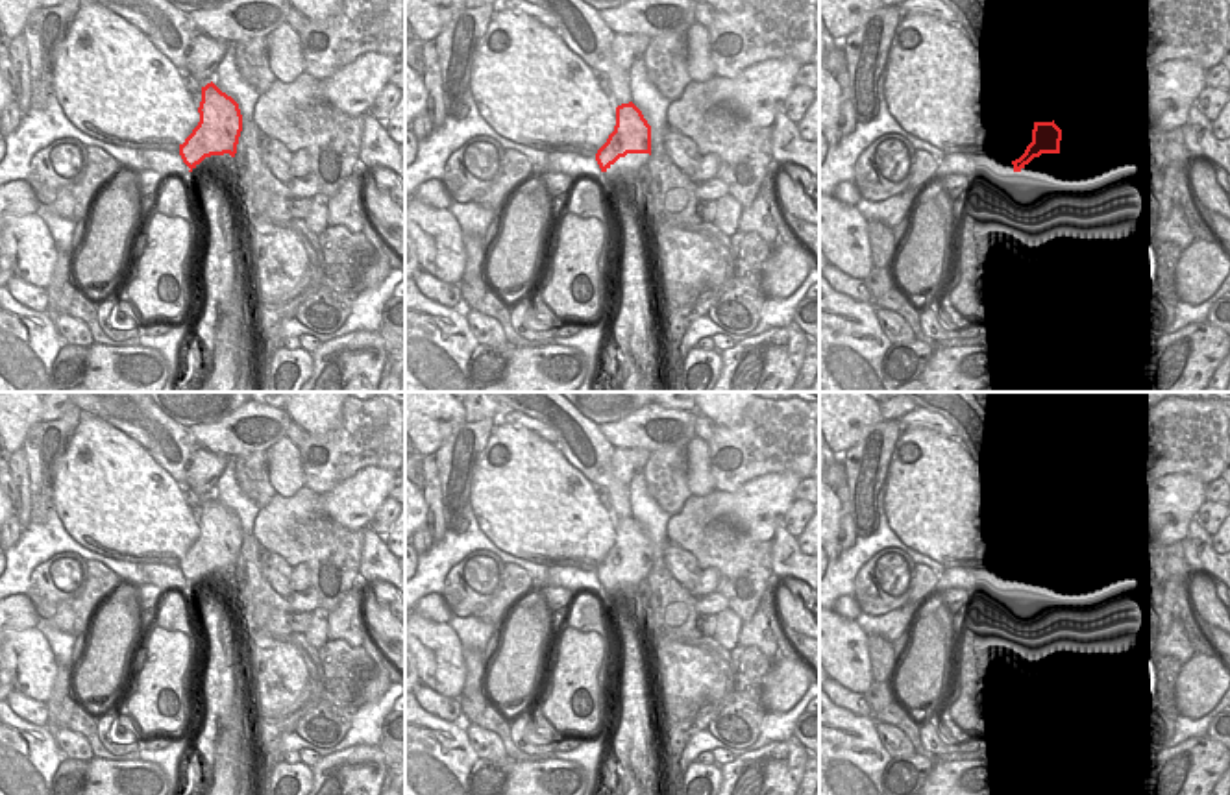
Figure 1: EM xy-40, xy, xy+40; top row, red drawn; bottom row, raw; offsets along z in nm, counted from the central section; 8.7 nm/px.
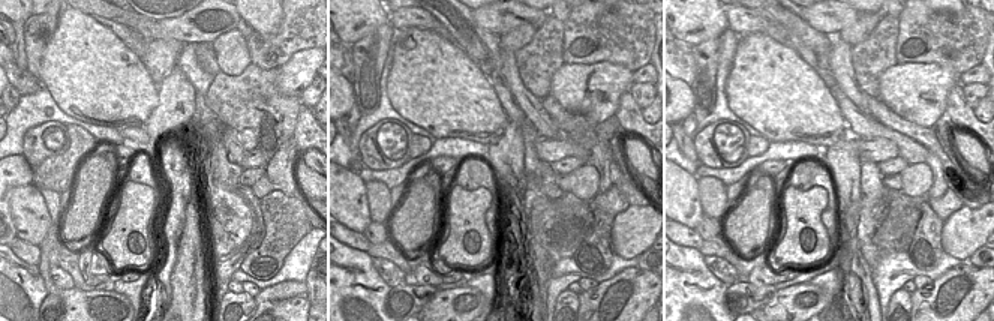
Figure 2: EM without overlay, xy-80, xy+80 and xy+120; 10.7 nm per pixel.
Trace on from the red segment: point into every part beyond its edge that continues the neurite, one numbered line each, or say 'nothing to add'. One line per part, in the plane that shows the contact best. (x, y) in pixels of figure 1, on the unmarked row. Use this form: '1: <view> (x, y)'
1: xy+40 (1040, 596).

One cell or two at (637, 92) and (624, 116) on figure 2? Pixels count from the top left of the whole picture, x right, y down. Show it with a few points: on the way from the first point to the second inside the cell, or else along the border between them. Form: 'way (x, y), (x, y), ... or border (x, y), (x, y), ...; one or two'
border (628, 92), (642, 110); two

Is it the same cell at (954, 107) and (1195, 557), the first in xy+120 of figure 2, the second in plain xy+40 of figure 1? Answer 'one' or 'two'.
one

